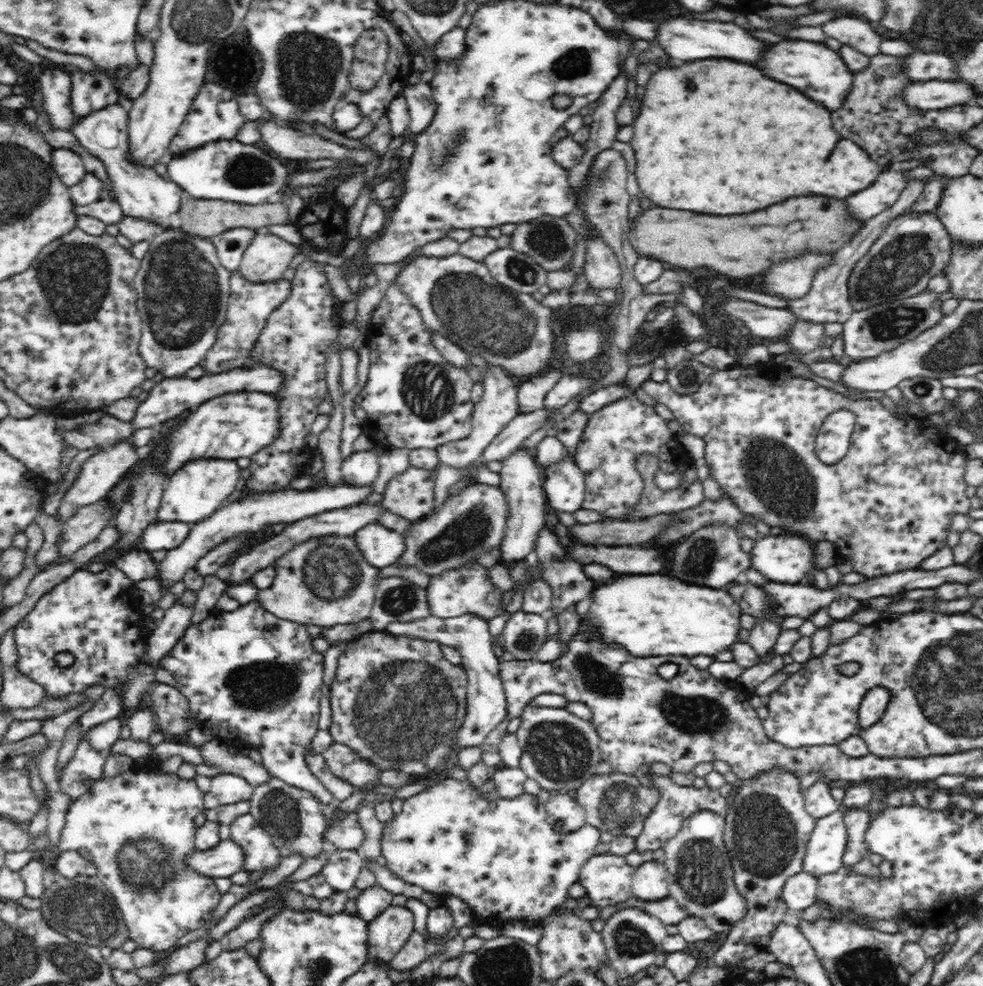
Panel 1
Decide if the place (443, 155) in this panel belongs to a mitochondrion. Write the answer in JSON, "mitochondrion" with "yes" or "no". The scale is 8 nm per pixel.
{"mitochondrion":"yes"}

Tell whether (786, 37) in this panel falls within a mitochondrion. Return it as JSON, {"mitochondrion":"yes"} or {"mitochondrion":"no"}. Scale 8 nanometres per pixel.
{"mitochondrion":"no"}

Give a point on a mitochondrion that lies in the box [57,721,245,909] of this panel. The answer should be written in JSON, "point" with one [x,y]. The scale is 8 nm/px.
{"point":[144,860]}

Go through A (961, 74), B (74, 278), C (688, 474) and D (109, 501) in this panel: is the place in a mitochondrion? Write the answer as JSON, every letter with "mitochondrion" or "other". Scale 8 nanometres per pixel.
{"A":"other","B":"mitochondrion","C":"other","D":"other"}

